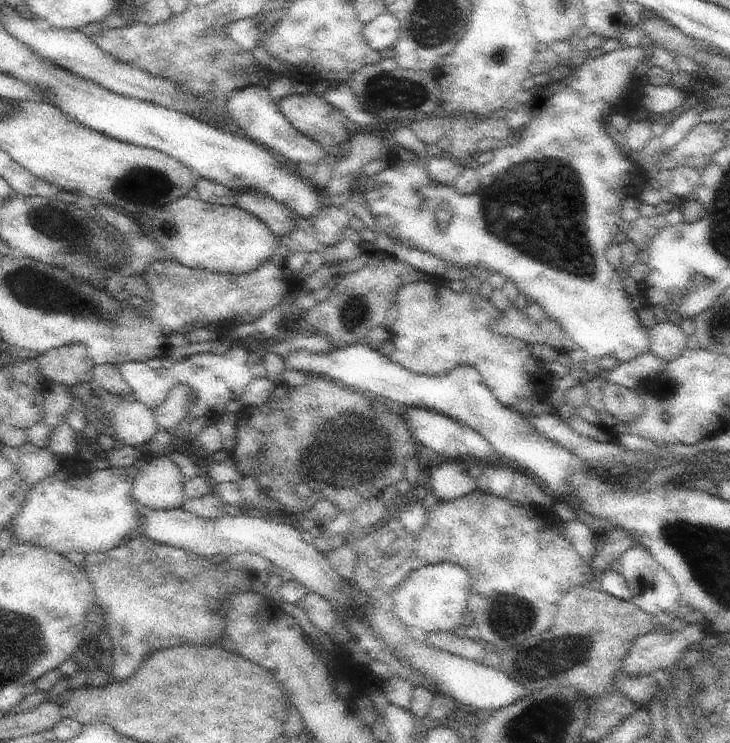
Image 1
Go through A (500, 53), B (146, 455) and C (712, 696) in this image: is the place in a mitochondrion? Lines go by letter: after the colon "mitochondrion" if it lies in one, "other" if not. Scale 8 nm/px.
A: mitochondrion
B: other
C: mitochondrion

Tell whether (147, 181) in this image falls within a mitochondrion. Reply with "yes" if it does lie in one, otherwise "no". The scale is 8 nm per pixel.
yes

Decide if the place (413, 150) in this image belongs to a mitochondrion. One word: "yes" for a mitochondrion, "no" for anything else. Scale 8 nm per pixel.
no

